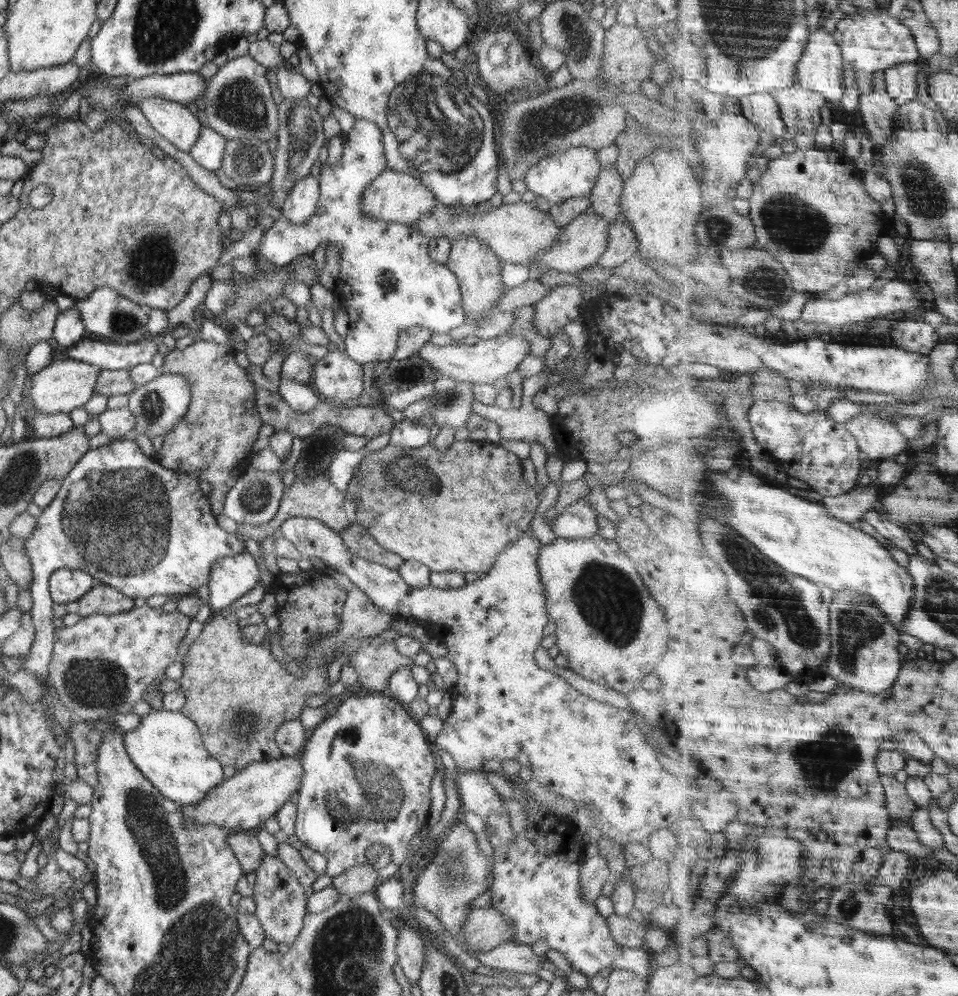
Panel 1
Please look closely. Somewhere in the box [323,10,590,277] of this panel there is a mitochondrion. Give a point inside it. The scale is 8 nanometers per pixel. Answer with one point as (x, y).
(436, 129)

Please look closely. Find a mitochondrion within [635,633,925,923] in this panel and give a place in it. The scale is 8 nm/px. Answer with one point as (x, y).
(835, 749)

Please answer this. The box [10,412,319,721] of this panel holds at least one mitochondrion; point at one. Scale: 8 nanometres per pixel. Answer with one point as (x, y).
(120, 522)

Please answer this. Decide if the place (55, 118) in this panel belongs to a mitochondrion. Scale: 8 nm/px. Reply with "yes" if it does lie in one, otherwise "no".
no

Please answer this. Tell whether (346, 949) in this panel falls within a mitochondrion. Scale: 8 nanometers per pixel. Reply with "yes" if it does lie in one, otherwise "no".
yes

